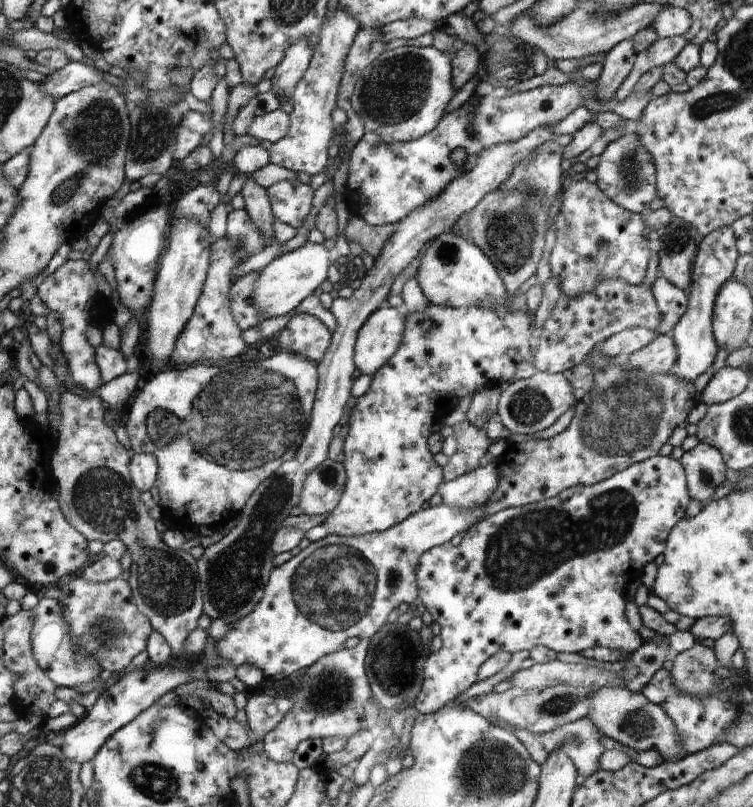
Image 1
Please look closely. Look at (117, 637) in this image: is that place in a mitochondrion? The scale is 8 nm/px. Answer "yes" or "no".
yes

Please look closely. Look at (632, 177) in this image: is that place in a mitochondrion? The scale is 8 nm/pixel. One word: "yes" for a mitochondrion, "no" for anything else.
yes

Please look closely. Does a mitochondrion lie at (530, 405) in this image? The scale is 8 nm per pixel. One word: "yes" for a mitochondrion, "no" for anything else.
yes

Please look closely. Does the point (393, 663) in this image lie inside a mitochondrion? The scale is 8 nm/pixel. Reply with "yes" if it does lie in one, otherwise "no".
yes

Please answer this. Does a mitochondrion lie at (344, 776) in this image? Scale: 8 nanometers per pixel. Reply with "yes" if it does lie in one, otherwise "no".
no

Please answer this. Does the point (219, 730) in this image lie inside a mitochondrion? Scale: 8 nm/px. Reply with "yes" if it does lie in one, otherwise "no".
no

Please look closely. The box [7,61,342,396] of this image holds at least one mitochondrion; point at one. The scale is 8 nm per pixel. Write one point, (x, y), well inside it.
(93, 134)

